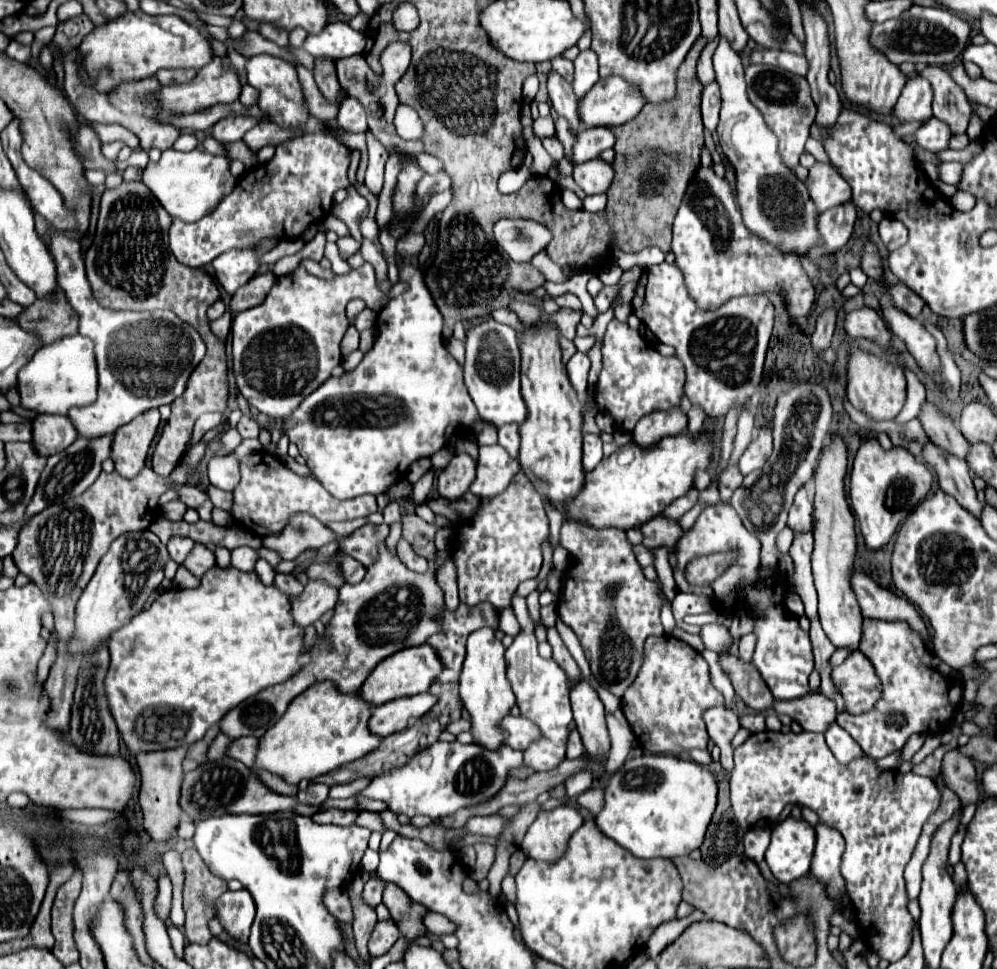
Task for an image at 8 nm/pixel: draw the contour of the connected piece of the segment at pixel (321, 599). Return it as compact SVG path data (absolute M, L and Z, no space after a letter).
M309 579L303 595L299 595L297 599L293 599L293 617L297 625L311 625L317 619L321 619L321 615L329 609L333 609L337 603L337 587L331 587L327 581L323 579Z

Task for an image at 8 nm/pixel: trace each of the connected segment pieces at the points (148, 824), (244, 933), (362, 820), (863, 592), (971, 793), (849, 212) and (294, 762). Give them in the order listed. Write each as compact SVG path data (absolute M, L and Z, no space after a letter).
M185 747L137 753L137 767L139 767L139 777L141 777L139 805L141 805L141 813L143 813L143 827L149 833L149 837L157 843L169 841L179 825L179 817L181 817L179 787L183 781L181 763L185 759L185 753L187 753Z
M247 889L225 891L215 901L215 919L219 919L225 933L229 933L237 943L247 943L249 927L253 923L255 903Z
M361 811L357 825L363 825L363 827L367 827L371 831L379 831L379 833L387 831L387 827L383 825L383 819L375 811Z
M853 573L853 591L857 595L857 601L863 603L863 615L869 615L871 619L897 619L905 621L915 633L921 635L923 643L929 643L929 631L925 627L925 621L917 613L917 609L905 599L889 589L879 587L871 577L865 573Z
M951 749L943 757L943 777L945 785L953 789L963 805L977 803L981 797L981 787L977 781L977 771L973 767L973 761L961 755L957 749Z
M853 201L827 209L819 217L819 223L817 223L819 235L825 243L825 247L813 249L813 255L821 255L823 251L839 251L853 235L855 219L857 219L857 209L855 209Z
M315 683L297 695L287 707L285 715L259 737L259 747L251 771L271 771L283 781L297 785L301 779L317 779L343 763L351 763L375 747L381 739L367 731L371 705L363 703L359 695L343 695L335 691L333 683Z

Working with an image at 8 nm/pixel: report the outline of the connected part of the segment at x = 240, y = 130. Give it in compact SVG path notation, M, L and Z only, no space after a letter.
M235 117L235 119L221 119L219 123L215 123L211 127L211 135L213 139L217 139L219 143L235 143L241 141L243 135L255 125L257 121L251 117Z

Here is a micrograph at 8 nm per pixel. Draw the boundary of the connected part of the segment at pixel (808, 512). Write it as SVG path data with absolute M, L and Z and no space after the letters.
M801 487L795 495L795 501L789 509L789 521L787 525L793 531L811 531L811 519L813 519L813 503L809 499L809 489Z

